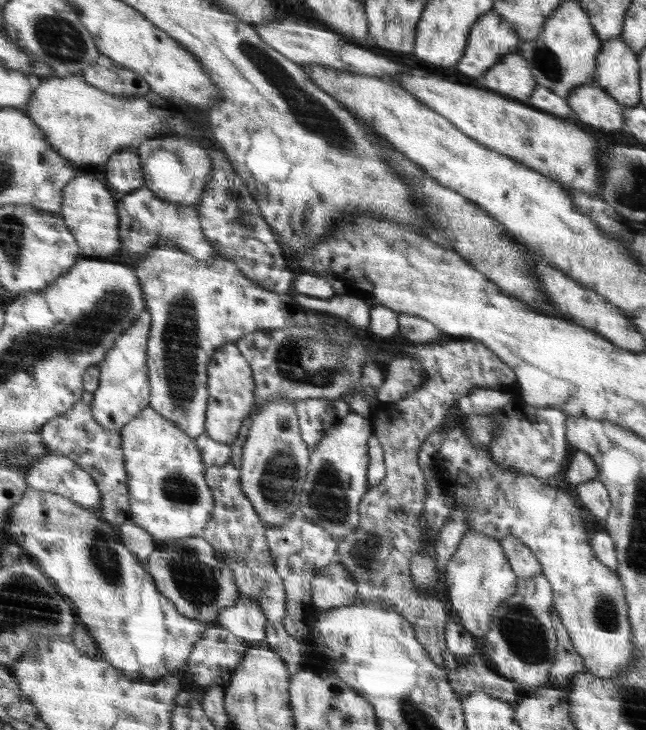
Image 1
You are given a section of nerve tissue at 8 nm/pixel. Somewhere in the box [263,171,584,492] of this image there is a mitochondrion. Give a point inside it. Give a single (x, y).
(287, 366)

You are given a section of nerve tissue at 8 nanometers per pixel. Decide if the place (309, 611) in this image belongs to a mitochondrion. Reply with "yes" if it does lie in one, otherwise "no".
no

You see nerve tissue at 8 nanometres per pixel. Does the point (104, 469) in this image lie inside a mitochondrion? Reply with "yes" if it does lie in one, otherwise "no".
no

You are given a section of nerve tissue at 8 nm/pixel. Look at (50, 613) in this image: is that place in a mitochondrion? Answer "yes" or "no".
yes

